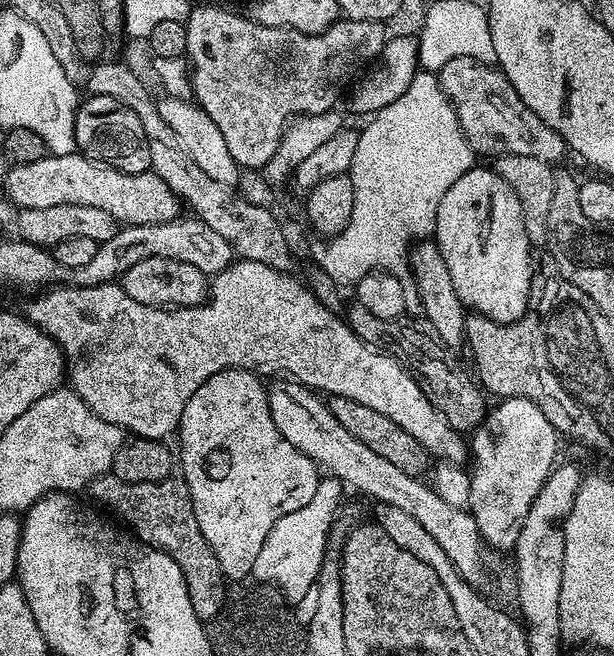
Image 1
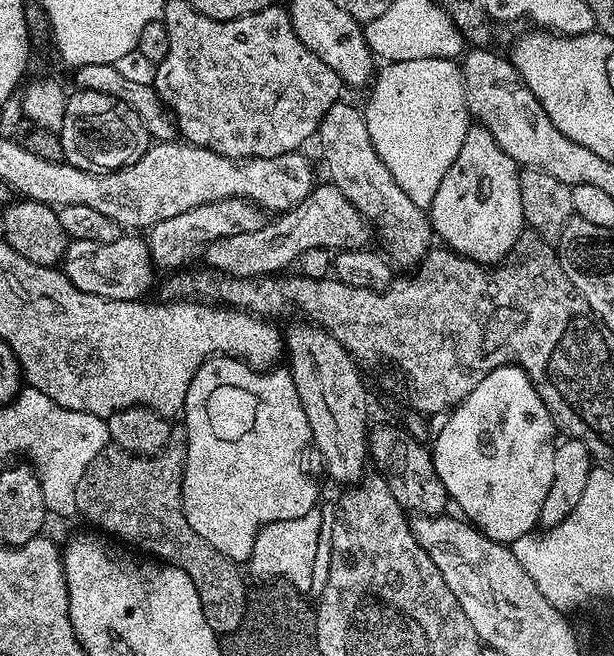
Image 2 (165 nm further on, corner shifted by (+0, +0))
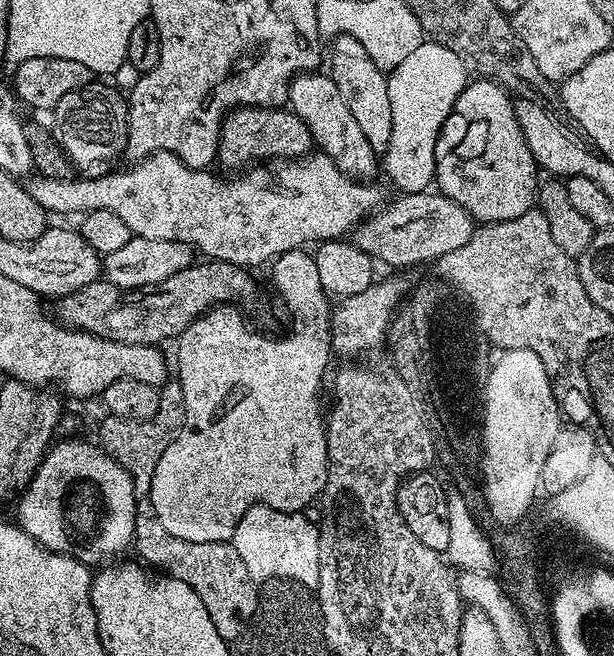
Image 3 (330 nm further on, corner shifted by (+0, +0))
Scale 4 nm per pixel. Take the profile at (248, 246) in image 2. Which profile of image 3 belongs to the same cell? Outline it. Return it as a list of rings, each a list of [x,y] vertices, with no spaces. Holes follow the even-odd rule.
[[[436,190],[426,192],[409,192],[397,195],[393,204],[385,203],[379,210],[367,215],[356,225],[351,233],[350,240],[358,250],[371,256],[373,261],[389,264],[392,270],[404,270],[400,268],[412,268],[421,266],[429,257],[442,258],[444,254],[450,254],[450,250],[458,250],[458,246],[466,246],[470,242],[474,231],[472,216],[451,198]]]

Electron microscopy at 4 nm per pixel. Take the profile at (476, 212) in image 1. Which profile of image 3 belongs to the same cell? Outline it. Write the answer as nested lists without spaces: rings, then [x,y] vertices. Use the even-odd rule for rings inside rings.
[[[469,79],[438,134],[435,183],[439,191],[469,212],[473,221],[497,224],[534,207],[538,200],[536,175],[536,160],[522,138],[509,93],[493,80]]]

